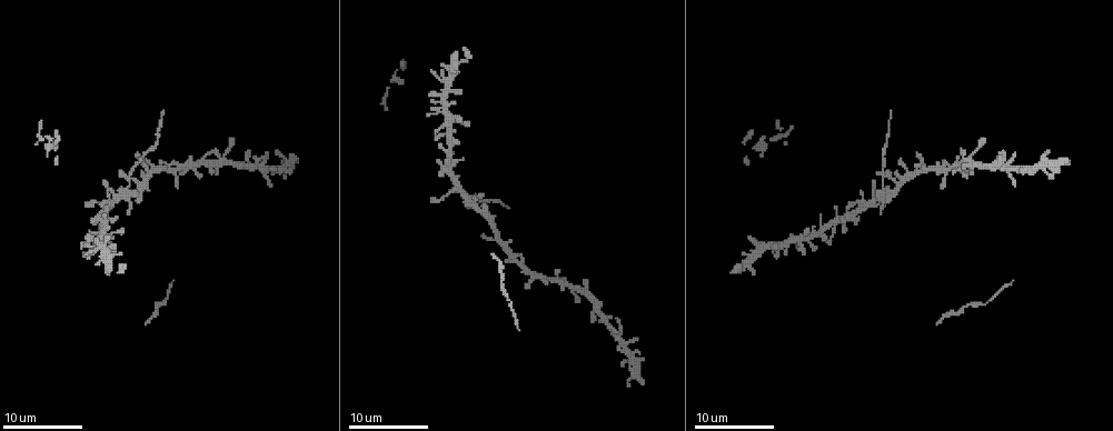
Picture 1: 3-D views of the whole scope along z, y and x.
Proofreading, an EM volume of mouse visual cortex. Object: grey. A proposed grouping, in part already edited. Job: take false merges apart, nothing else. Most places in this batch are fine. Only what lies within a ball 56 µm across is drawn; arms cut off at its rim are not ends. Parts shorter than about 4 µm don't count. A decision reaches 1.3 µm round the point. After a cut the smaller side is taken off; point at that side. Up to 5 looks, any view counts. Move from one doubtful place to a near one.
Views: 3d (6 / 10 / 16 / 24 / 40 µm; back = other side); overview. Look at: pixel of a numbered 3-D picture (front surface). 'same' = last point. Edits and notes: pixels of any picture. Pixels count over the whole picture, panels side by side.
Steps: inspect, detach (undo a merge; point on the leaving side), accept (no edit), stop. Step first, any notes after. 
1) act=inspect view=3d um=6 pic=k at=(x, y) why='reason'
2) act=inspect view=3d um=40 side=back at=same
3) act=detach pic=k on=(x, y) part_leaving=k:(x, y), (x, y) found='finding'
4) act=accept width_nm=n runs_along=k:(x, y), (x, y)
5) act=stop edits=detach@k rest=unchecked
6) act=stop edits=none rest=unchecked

act=inspect view=3d um=16 pic=1 at=(533, 275) why='looks like a crossing'

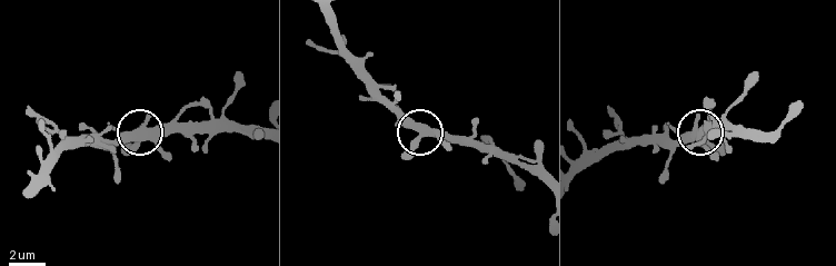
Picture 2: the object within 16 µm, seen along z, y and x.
act=accept side_arm_um=22 runs_along=2:(579, 169), (619, 149), (687, 140), (705, 130) found='one neuron here'

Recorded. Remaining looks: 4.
act=inspect view=3d um=16 pic=1 at=(125, 191) why='four or more arms meet'

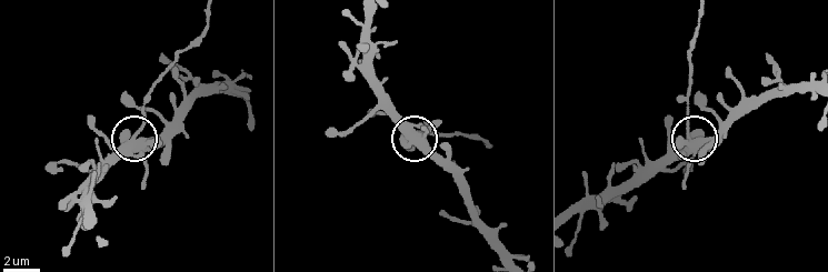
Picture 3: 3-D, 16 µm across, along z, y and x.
act=inspect view=3d um=6 pic=3 at=(132, 141) why='zoom in'

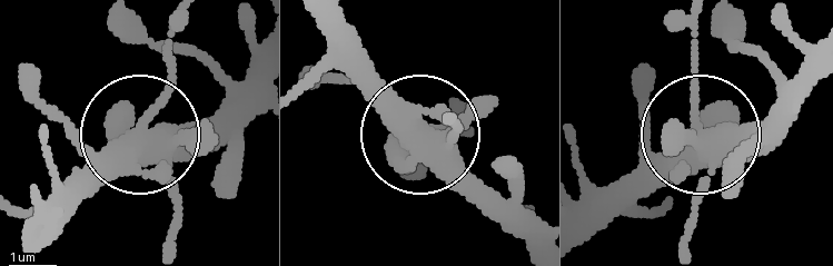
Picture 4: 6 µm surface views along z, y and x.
act=detach pic=4 on=(169, 47) side_arm_um=12 part_leaving=4:(697, 117), (697, 13) found='a second neuron is stuck on'

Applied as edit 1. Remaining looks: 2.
act=inspect view=overview why='see it whole again'

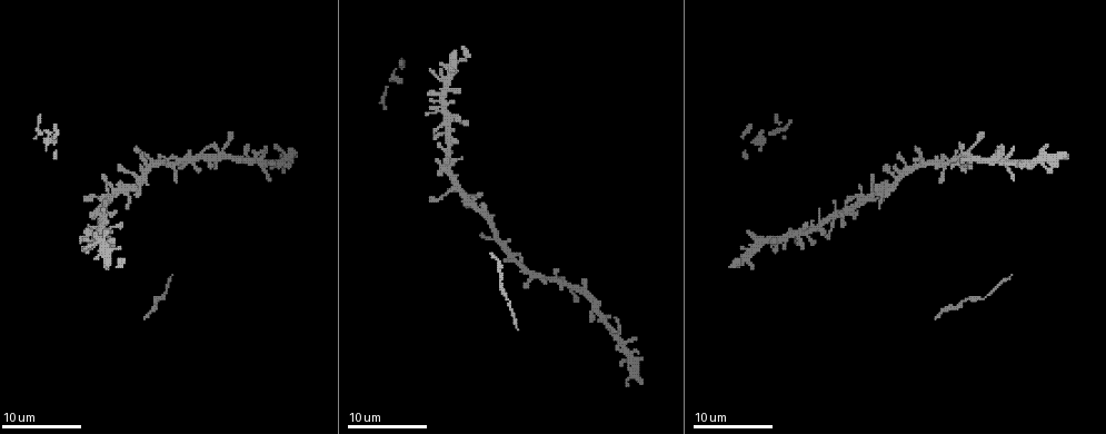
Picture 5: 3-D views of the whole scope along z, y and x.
act=inspect view=3d um=16 pic=5 at=(789, 232) why='thin arm on a thick one'

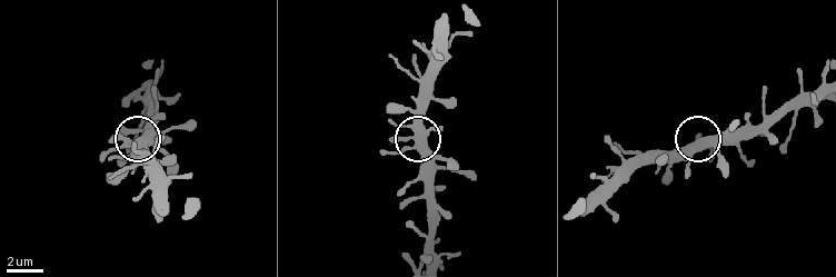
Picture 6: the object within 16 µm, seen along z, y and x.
act=accept width_nm=430 found='continuous, no second neuron'

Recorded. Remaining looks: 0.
act=stop edits=detach@4 rest=unchecked

